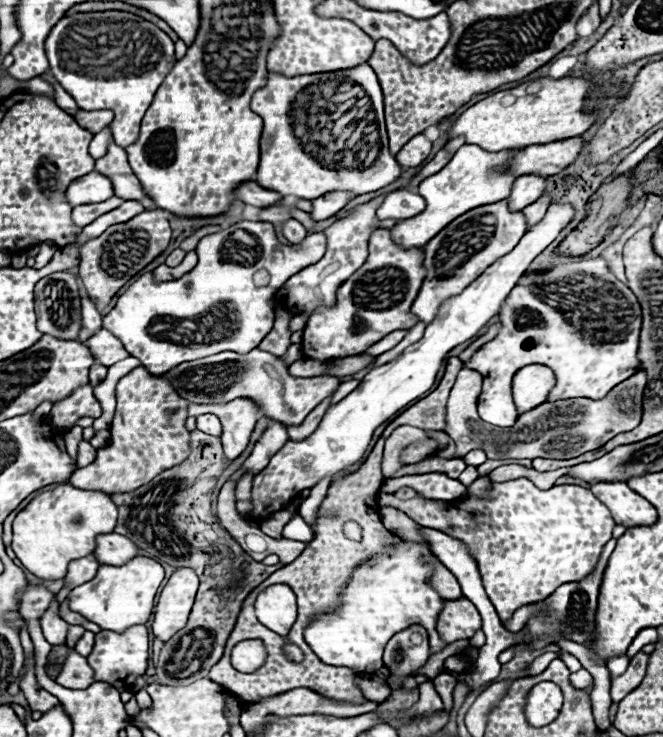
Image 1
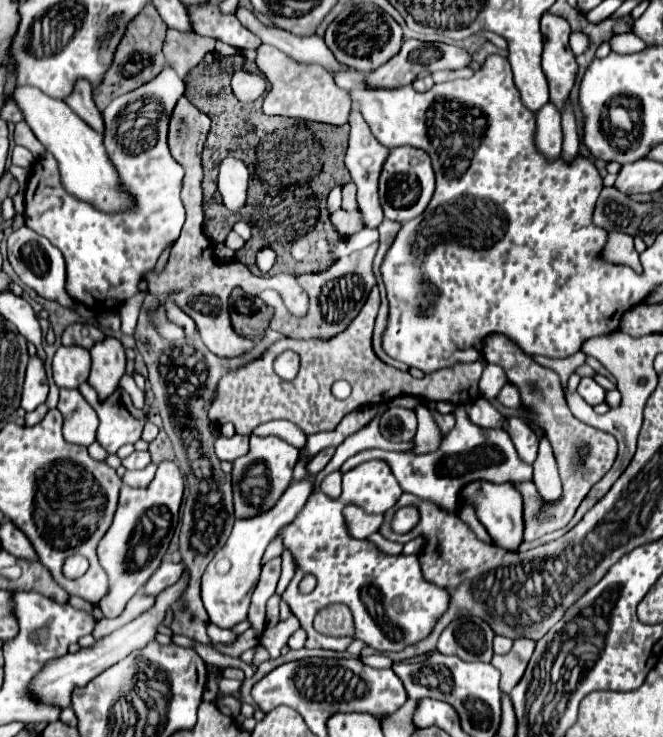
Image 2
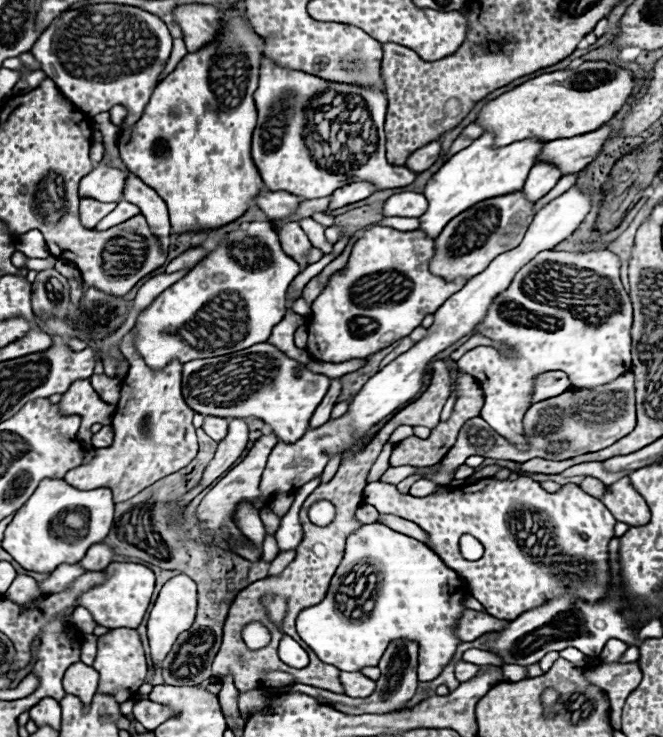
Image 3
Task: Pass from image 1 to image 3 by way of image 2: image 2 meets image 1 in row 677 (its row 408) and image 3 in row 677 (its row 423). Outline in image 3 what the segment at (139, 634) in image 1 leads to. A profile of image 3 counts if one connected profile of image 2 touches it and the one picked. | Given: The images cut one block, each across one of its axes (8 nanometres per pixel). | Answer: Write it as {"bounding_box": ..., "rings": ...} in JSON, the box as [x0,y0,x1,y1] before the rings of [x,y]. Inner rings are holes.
{"bounding_box":[92,628,146,702],"rings":[[[114,628],[108,634],[98,638],[98,654],[92,664],[100,674],[100,692],[110,692],[118,702],[124,702],[136,694],[136,690],[144,684],[146,678],[146,656],[142,648],[142,640],[134,628]]]}

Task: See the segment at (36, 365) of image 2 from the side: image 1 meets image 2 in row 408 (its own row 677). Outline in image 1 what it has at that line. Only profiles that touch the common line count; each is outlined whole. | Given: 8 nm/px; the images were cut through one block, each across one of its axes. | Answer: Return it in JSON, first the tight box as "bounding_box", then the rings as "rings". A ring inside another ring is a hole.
{"bounding_box":[20,658,58,714],"rings":[[[34,658],[30,660],[28,672],[26,672],[20,688],[22,688],[22,692],[24,692],[24,696],[26,696],[26,700],[28,700],[28,704],[30,704],[32,710],[38,710],[38,712],[46,714],[48,710],[52,710],[52,708],[58,706],[58,698],[56,696],[52,696],[46,690],[40,690],[36,686],[36,678],[34,678]]]}

